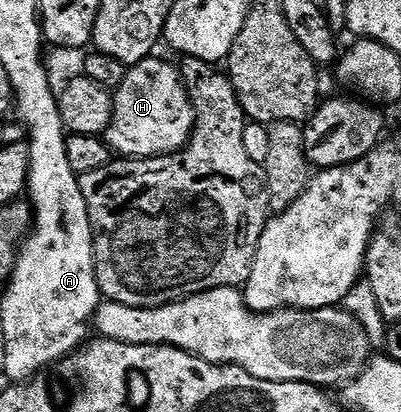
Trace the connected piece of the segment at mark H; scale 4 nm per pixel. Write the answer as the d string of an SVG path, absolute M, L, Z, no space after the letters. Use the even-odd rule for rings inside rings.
M148 58L139 64L130 65L121 86L114 89L115 109L105 133L105 143L112 153L120 157L144 160L150 156L168 156L181 151L191 141L191 131L195 129L195 107L191 105L183 78L174 63L166 64L163 60L155 59Z

